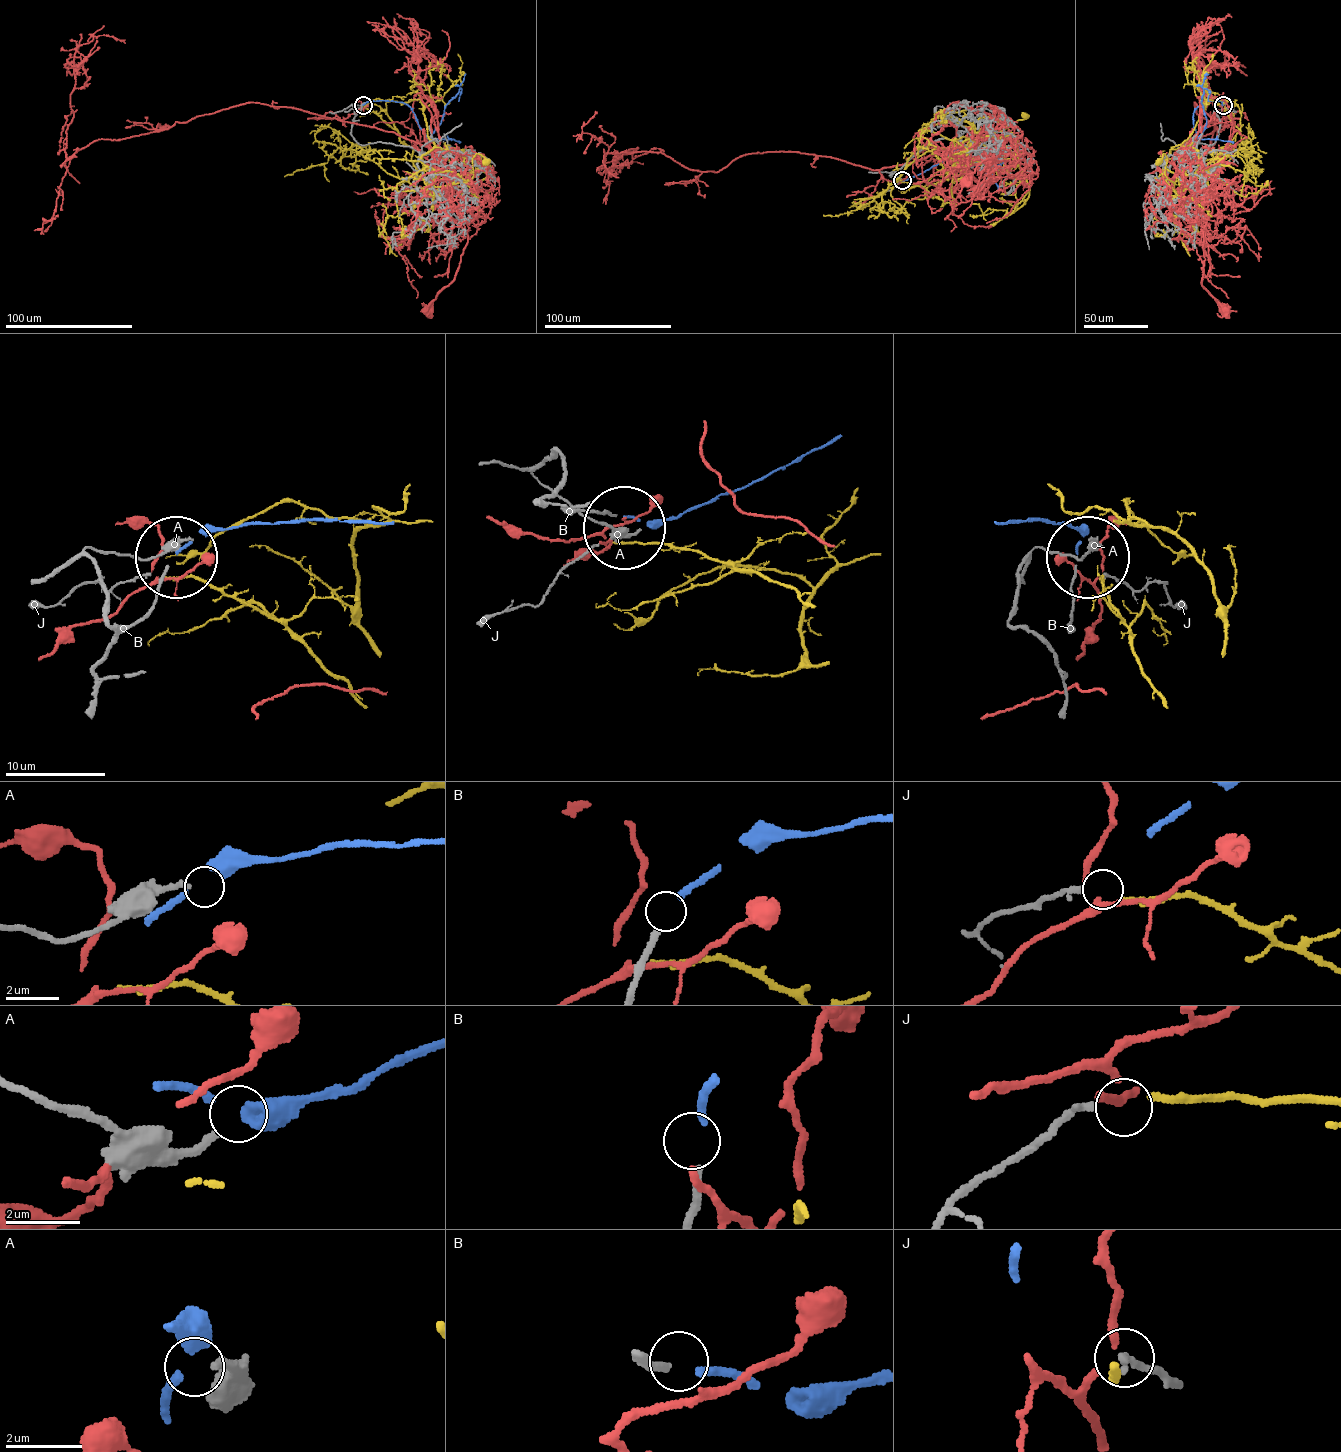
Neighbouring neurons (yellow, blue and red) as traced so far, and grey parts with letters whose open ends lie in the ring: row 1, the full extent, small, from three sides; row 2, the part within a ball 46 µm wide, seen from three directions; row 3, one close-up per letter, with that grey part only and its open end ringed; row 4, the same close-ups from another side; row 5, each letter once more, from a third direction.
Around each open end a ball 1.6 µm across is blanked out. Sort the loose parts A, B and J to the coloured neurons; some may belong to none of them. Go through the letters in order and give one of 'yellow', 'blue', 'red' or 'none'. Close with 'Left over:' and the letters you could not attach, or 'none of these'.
A: none
B: blue
J: yellow
Left over: A

